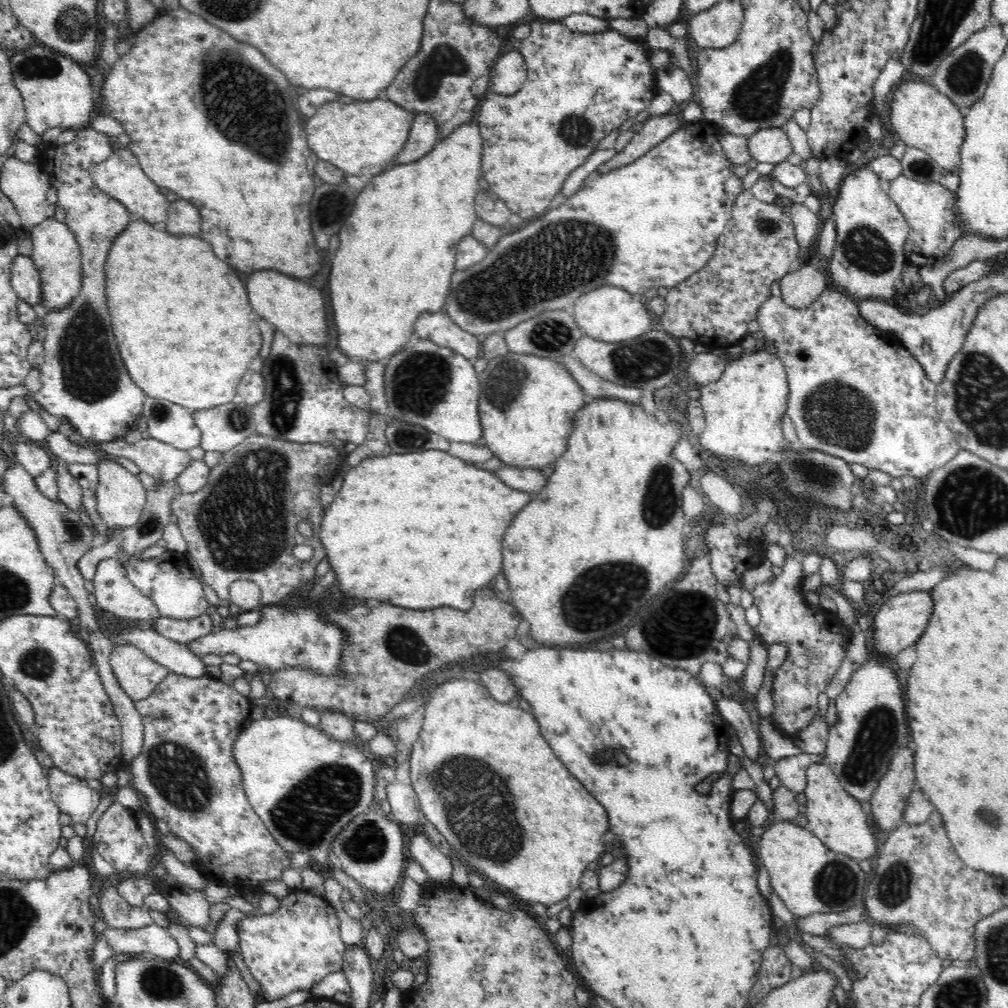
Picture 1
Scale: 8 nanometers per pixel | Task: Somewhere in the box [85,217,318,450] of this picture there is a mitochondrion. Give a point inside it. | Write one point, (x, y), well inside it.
(288, 388)

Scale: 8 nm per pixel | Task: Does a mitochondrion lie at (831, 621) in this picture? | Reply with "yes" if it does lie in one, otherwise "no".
no

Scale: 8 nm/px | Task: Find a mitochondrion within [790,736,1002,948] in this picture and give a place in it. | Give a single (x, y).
(836, 884)

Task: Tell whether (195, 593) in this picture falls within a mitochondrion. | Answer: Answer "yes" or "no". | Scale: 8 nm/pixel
no

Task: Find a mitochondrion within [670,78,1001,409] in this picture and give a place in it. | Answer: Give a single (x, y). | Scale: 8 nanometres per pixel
(864, 248)

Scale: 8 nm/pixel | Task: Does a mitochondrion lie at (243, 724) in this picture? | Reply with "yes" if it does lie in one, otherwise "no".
no

